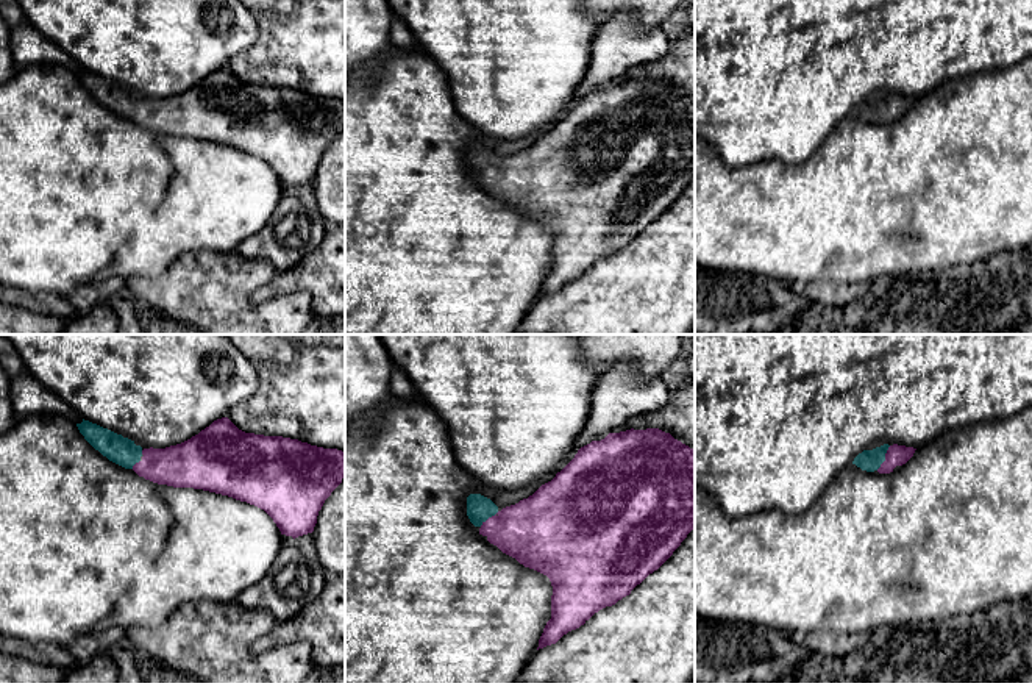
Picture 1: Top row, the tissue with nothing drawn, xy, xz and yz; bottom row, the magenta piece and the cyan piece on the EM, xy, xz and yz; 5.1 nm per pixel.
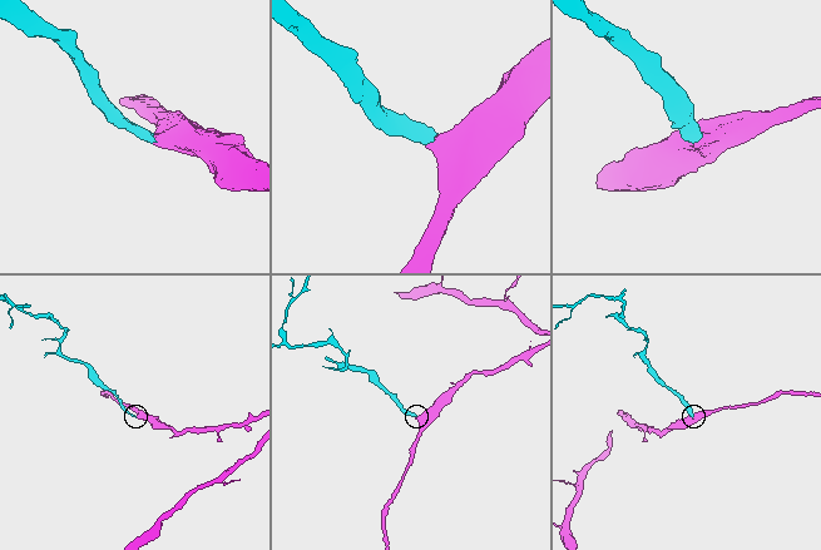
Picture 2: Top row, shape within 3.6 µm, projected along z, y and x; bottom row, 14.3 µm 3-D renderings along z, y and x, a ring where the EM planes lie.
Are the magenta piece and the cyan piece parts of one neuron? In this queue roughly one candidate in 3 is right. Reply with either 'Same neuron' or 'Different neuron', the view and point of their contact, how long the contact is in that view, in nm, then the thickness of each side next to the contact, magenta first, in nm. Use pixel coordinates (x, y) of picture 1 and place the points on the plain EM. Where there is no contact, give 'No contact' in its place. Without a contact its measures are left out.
Same neuron. Touches magenta at yz (886, 108). Shared border 150 nm. Thickness 110 nm (magenta) against 110 nm

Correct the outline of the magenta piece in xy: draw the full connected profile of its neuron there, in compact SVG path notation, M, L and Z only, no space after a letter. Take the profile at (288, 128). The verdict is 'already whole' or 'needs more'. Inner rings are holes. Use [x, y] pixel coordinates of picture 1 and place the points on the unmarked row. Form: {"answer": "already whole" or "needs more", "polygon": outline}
{"answer": "needs more", "polygon": "M228 67L165 98L142 98L84 69L77 77L95 100L139 127L254 155L294 189L314 181L318 161L345 127L345 102L245 83Z"}

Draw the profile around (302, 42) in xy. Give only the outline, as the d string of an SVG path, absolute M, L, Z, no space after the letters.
M240 0L259 25L256 42L228 61L242 81L345 102L345 0Z

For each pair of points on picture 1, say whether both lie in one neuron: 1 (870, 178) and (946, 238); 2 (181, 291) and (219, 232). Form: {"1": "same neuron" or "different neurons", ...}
{"1": "same neuron", "2": "different neurons"}

